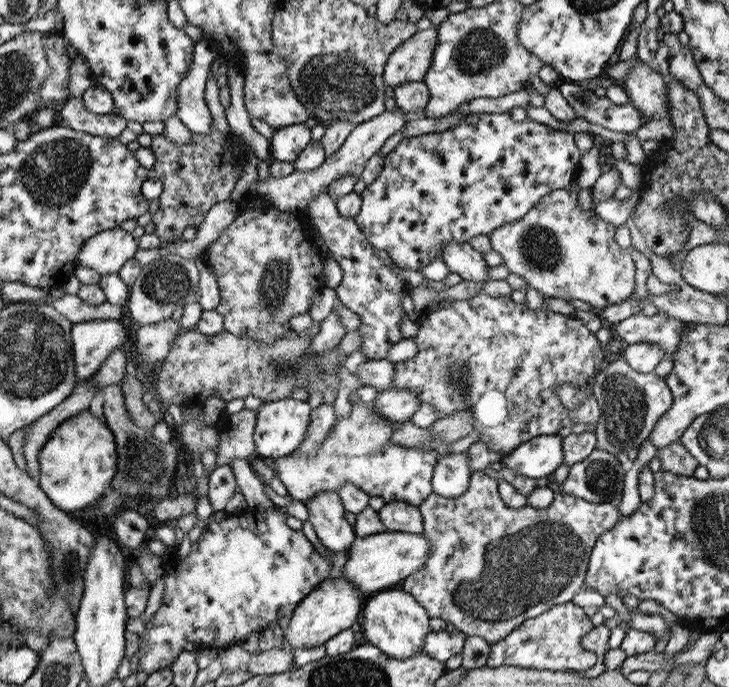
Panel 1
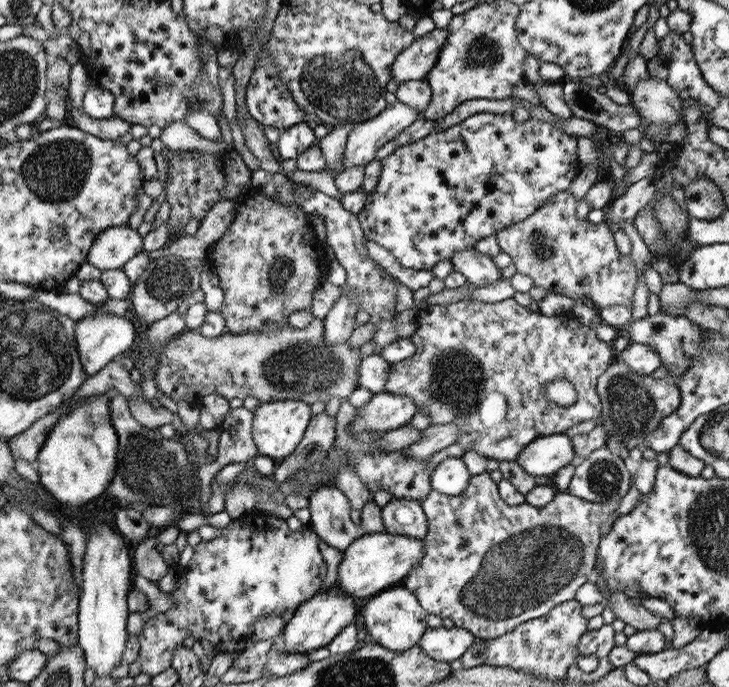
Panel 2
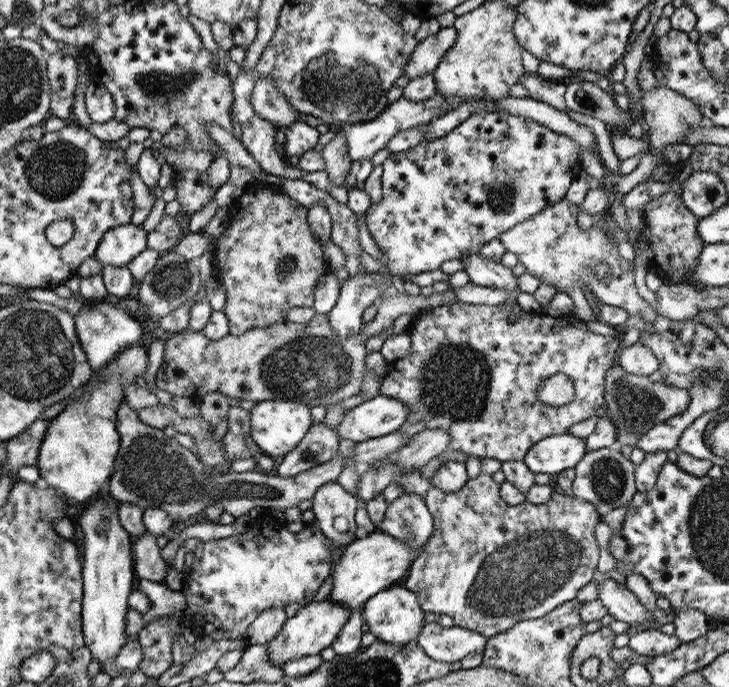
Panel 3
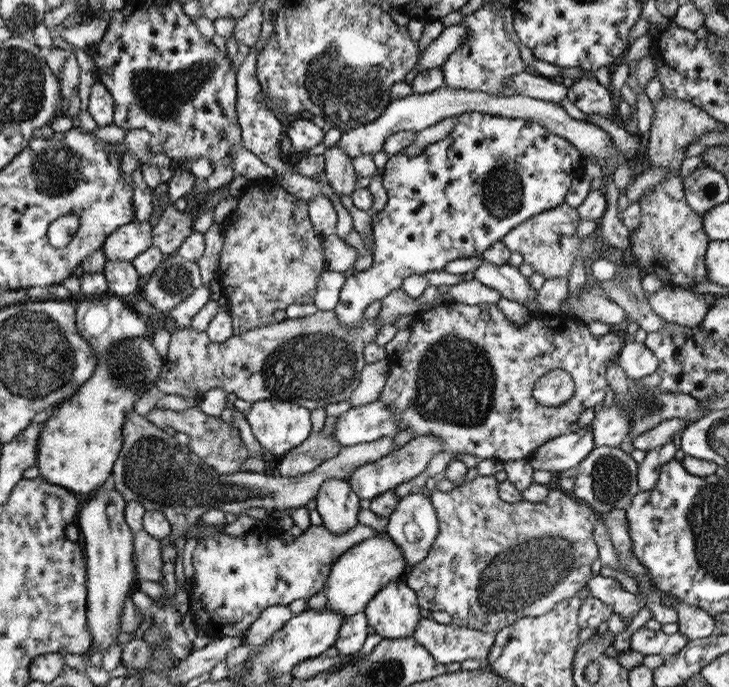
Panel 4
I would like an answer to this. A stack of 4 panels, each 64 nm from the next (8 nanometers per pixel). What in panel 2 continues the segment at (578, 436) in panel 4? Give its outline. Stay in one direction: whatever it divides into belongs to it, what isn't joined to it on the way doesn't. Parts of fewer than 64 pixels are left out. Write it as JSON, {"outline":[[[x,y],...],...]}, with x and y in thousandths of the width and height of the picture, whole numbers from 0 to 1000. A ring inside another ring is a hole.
{"outline":[[[775,632],[737,638],[709,661],[706,672],[728,693],[753,693],[786,672],[783,638]]]}

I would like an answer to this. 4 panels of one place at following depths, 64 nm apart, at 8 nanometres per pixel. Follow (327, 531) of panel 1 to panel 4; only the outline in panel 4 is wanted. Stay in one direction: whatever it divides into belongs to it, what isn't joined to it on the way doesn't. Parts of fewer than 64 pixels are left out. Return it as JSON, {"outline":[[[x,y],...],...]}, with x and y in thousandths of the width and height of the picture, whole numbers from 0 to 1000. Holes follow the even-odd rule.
{"outline":[[[451,696],[440,705],[432,722],[432,742],[440,751],[440,766],[457,777],[473,777],[492,763],[492,722],[468,696]]]}

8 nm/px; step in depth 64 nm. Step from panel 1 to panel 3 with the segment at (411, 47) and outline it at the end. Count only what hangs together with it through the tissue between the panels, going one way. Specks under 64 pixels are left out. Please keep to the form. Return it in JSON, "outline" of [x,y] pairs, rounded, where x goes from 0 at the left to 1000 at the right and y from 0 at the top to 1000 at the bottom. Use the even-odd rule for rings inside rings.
{"outline":[[[619,38],[619,41],[605,41],[605,44],[599,44],[599,49],[578,58],[567,70],[564,82],[558,84],[556,99],[553,99],[553,111],[556,114],[575,114],[575,111],[591,108],[599,99],[599,93],[605,90],[608,79],[621,67],[624,52],[627,52],[627,47]]]}

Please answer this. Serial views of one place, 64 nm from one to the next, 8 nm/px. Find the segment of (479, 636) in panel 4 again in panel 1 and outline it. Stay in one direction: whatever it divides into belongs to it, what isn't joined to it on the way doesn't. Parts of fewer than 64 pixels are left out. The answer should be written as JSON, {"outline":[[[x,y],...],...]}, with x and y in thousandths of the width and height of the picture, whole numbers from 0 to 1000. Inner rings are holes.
{"outline":[[[610,917],[588,920],[586,929],[580,932],[580,949],[597,964],[613,964],[616,958],[635,949],[638,932],[641,932],[641,926],[630,917],[624,917],[619,923],[613,923]]]}

